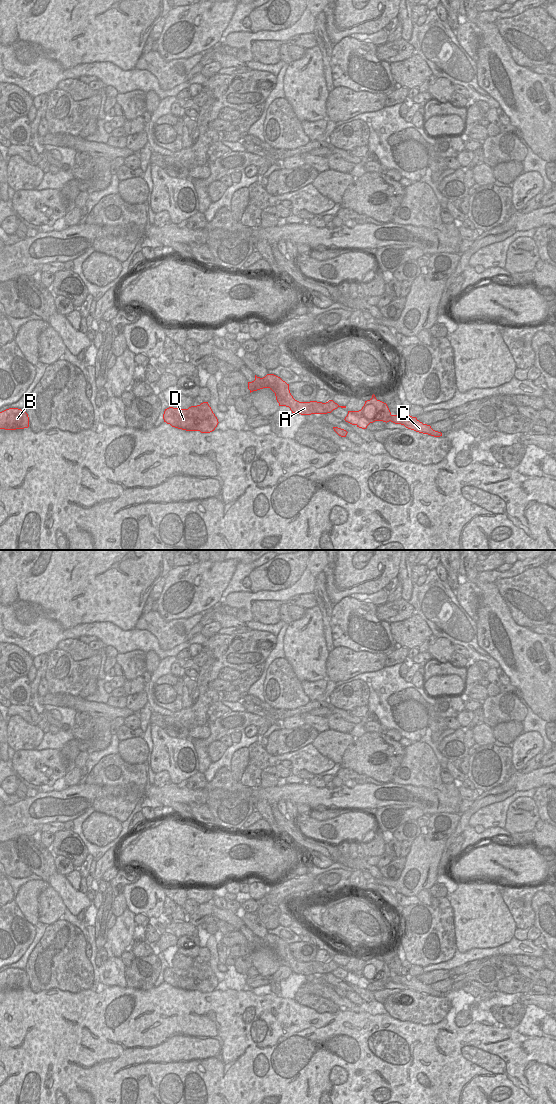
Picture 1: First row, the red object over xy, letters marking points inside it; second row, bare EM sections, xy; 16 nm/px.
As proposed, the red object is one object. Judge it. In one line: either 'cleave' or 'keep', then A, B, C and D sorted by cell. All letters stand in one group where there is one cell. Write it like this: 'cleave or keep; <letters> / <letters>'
cleave; A C D / B

